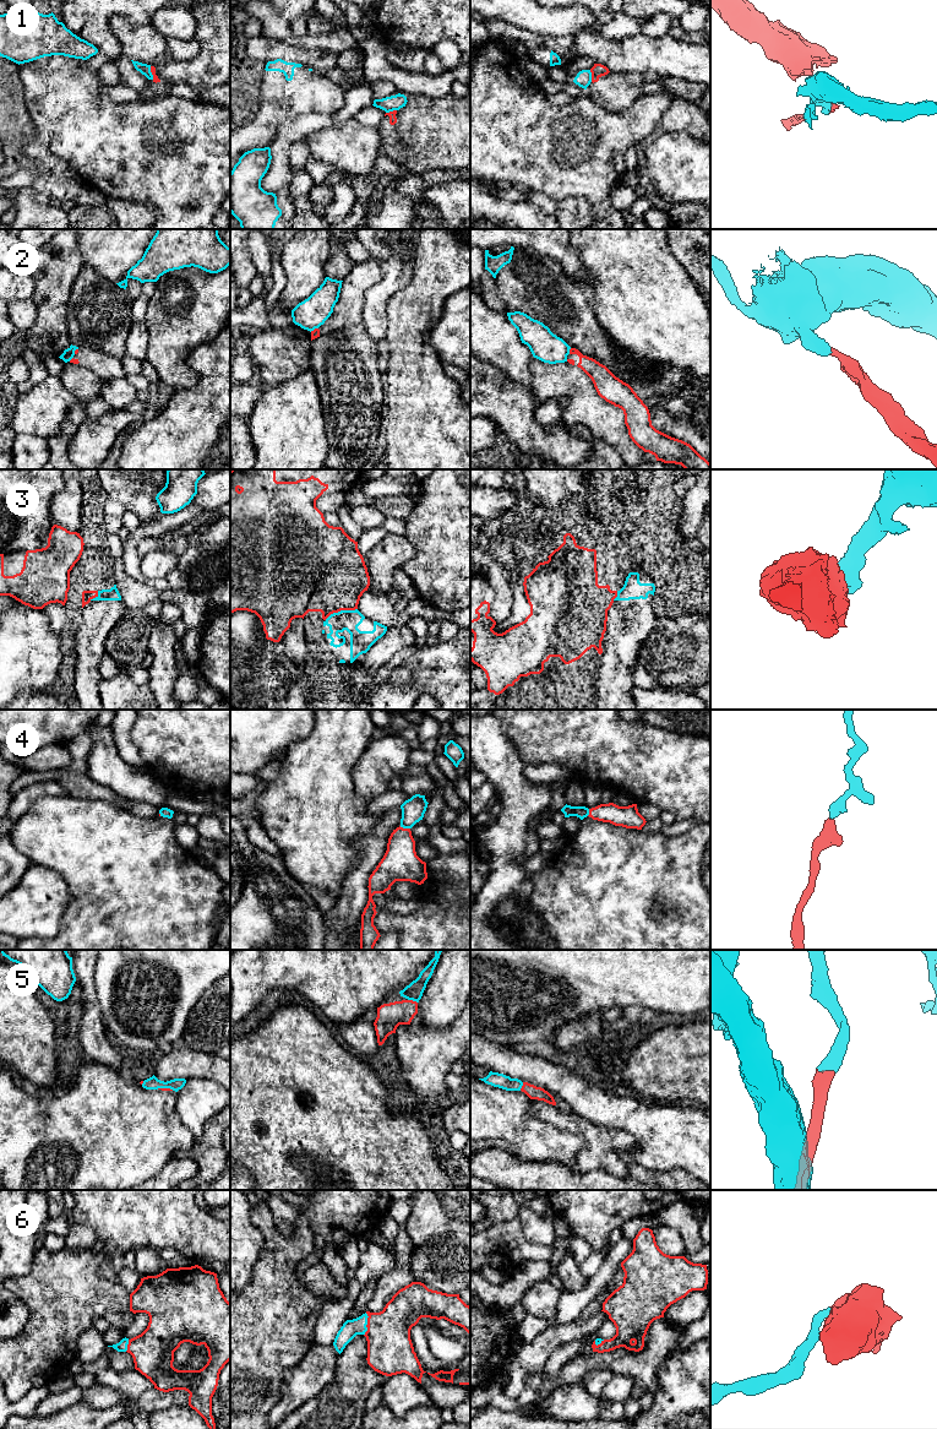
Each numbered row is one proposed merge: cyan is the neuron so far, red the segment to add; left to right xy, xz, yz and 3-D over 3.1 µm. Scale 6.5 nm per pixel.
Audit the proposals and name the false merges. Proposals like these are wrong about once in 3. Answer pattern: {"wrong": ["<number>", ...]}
{"wrong": ["1", "2", "3"]}

